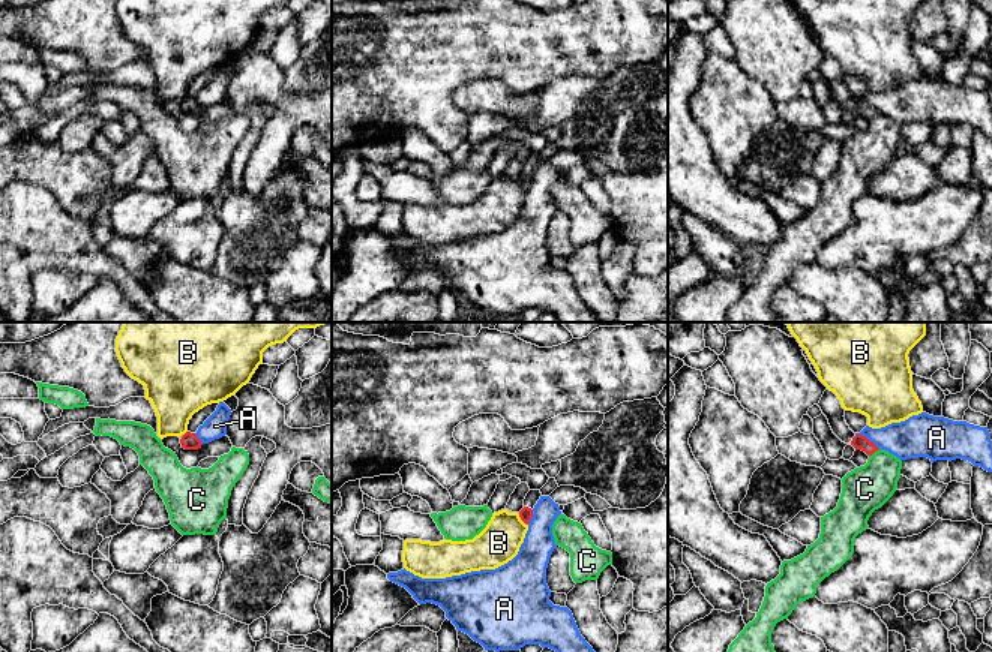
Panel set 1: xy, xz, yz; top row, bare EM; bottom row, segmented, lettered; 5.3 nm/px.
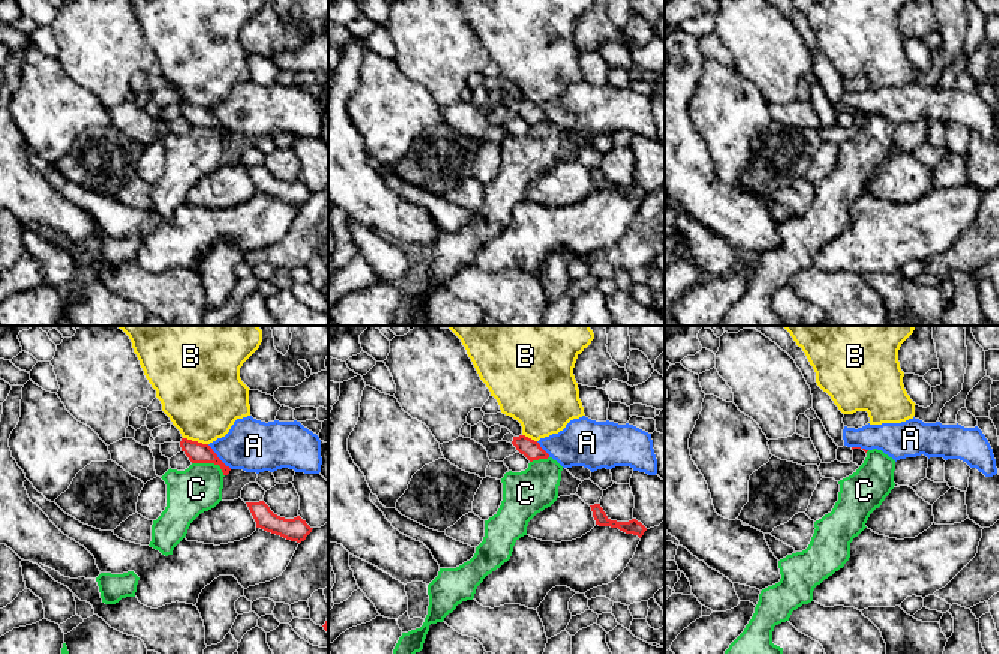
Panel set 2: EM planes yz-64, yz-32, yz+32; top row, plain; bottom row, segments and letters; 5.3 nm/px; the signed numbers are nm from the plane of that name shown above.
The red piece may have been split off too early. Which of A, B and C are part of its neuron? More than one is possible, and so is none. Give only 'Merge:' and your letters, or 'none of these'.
Merge: none of these

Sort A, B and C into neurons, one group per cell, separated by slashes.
A / B / C

